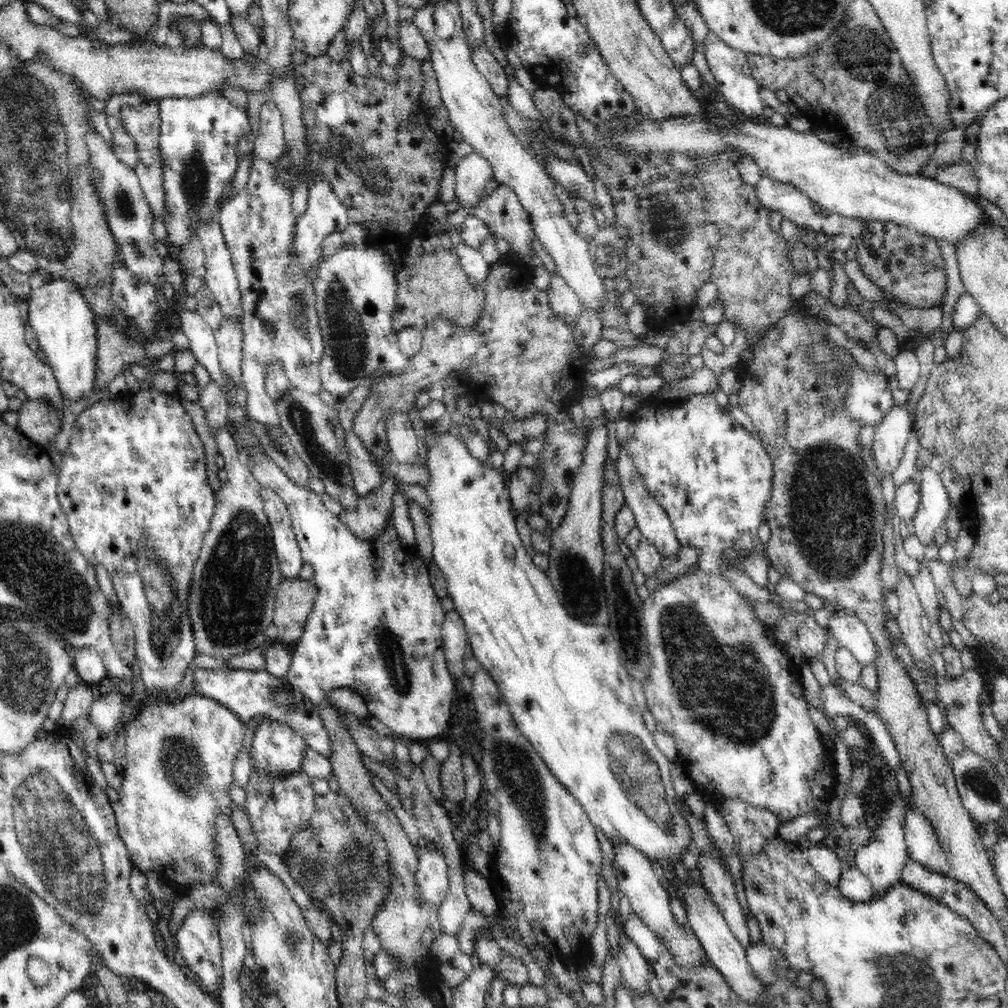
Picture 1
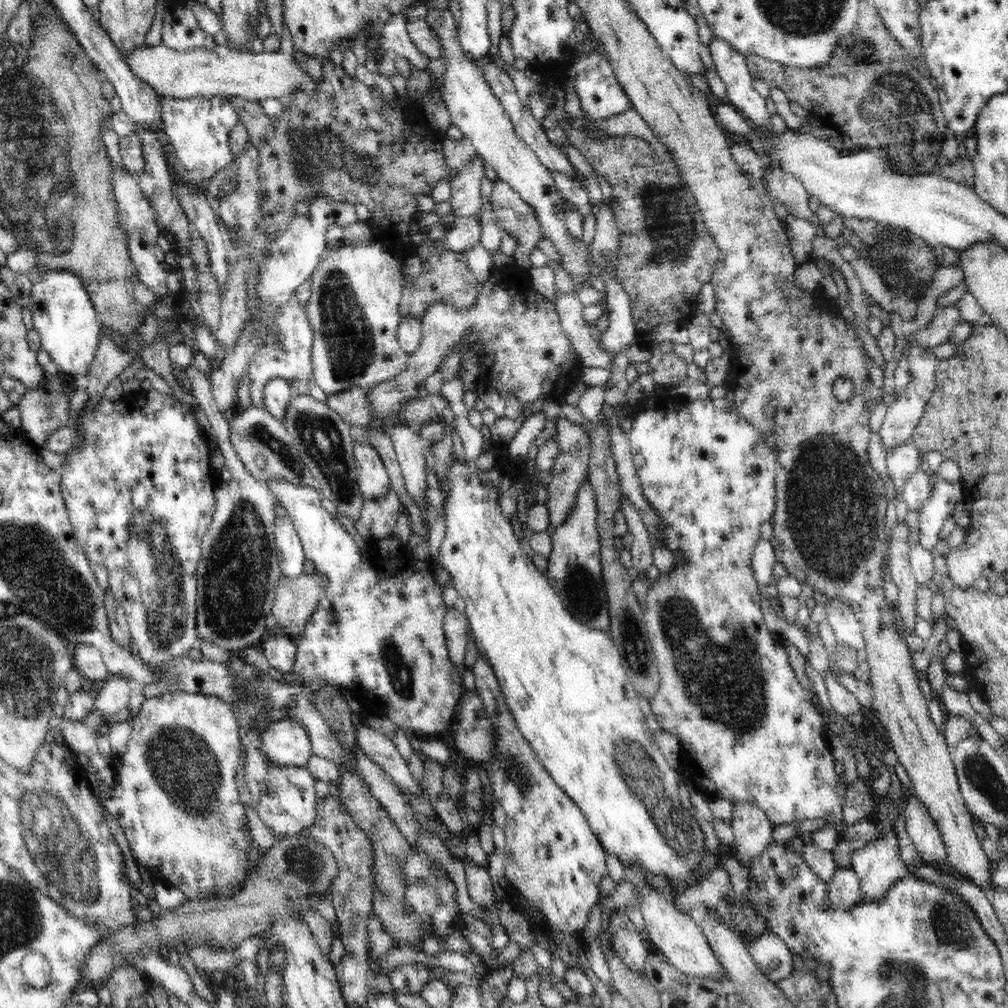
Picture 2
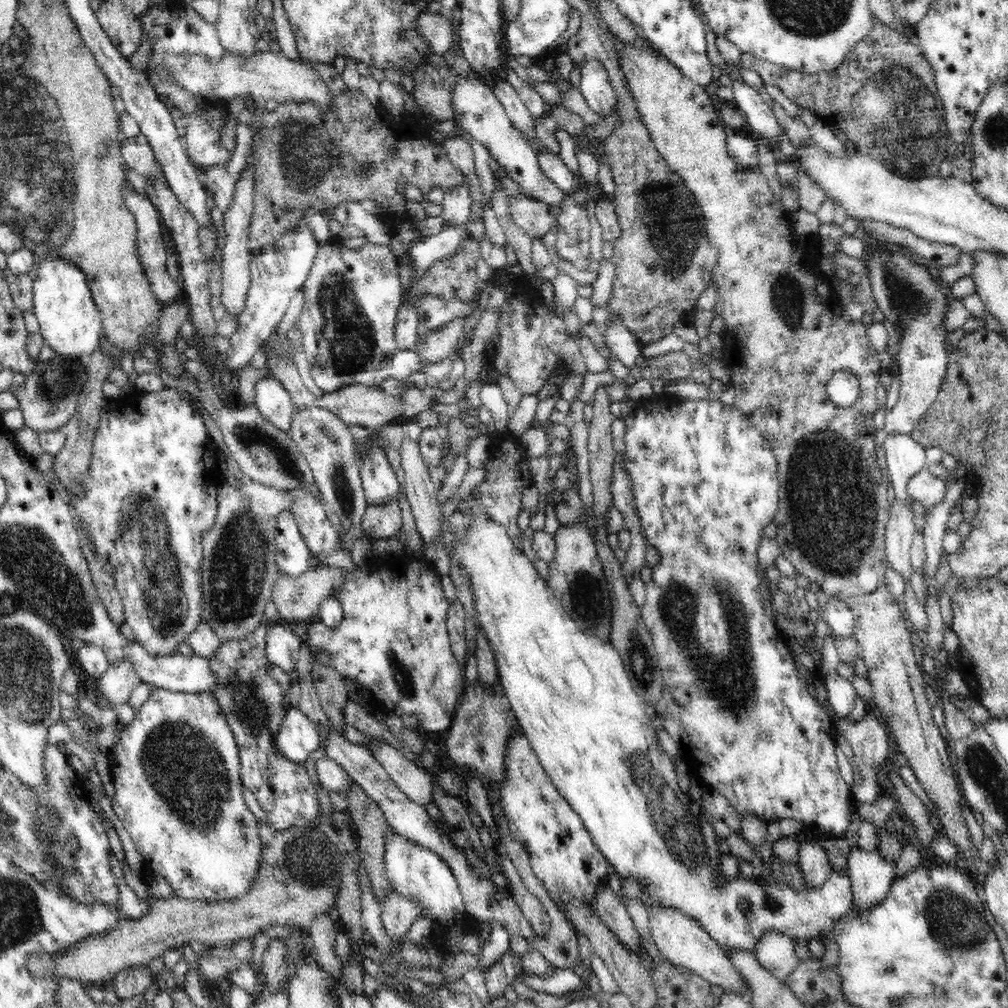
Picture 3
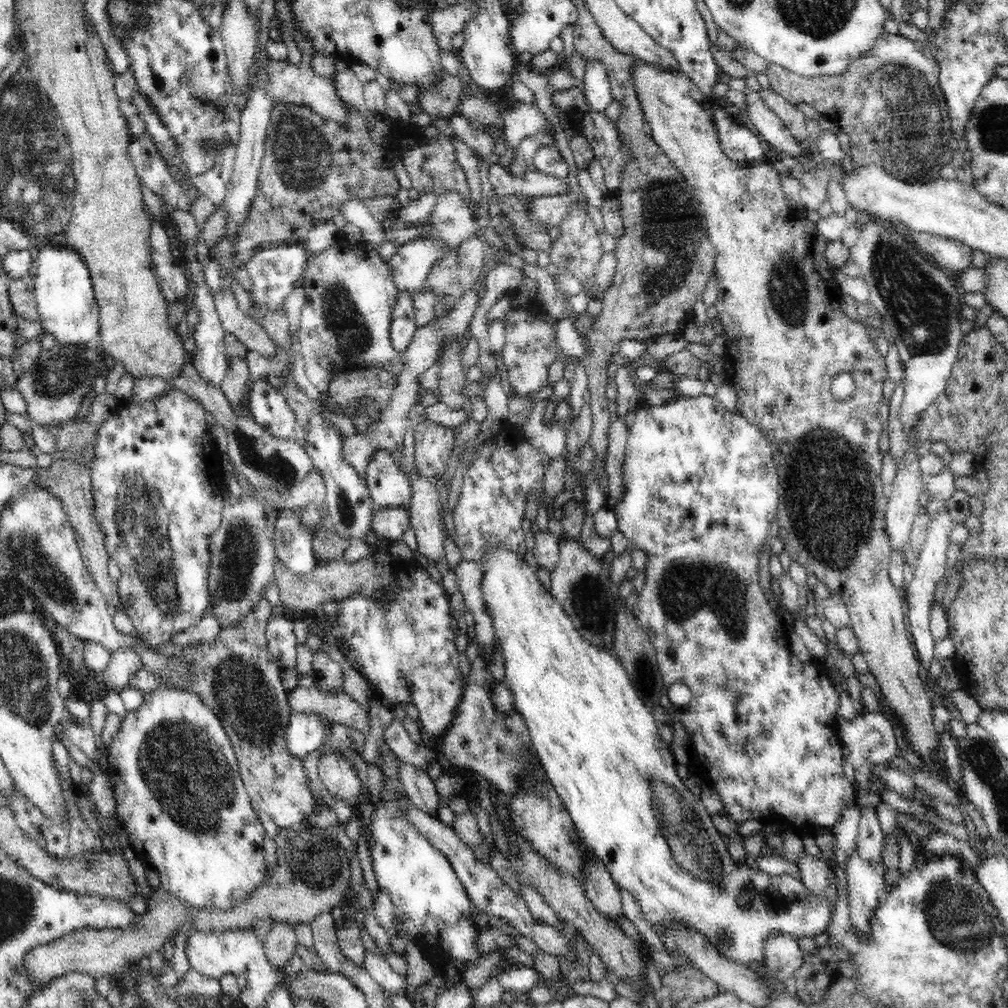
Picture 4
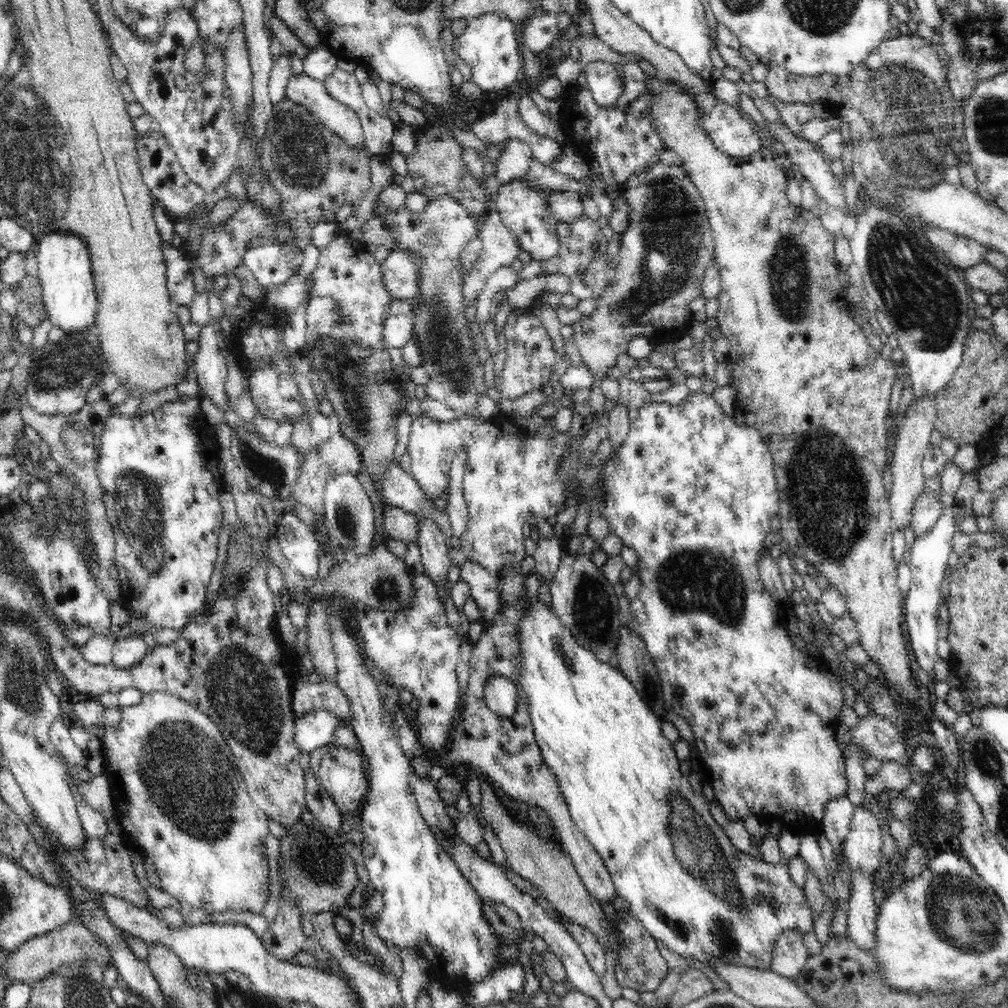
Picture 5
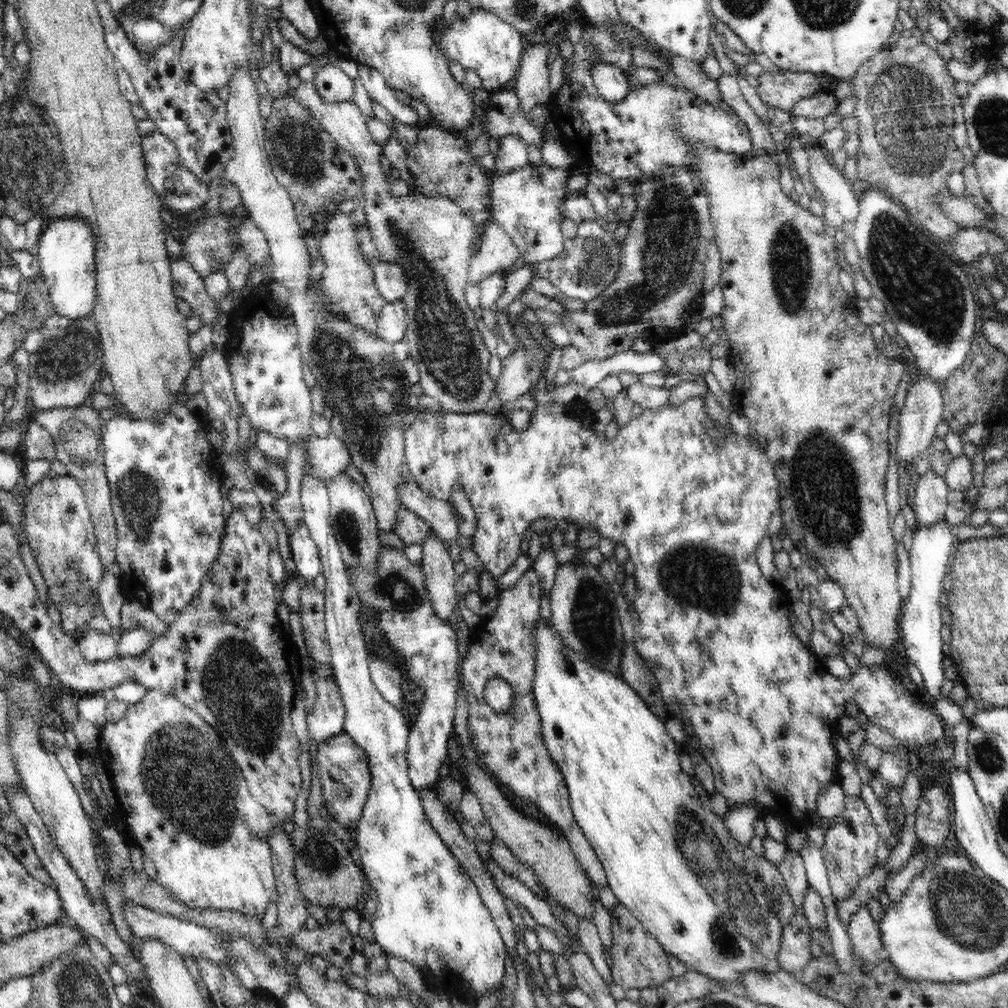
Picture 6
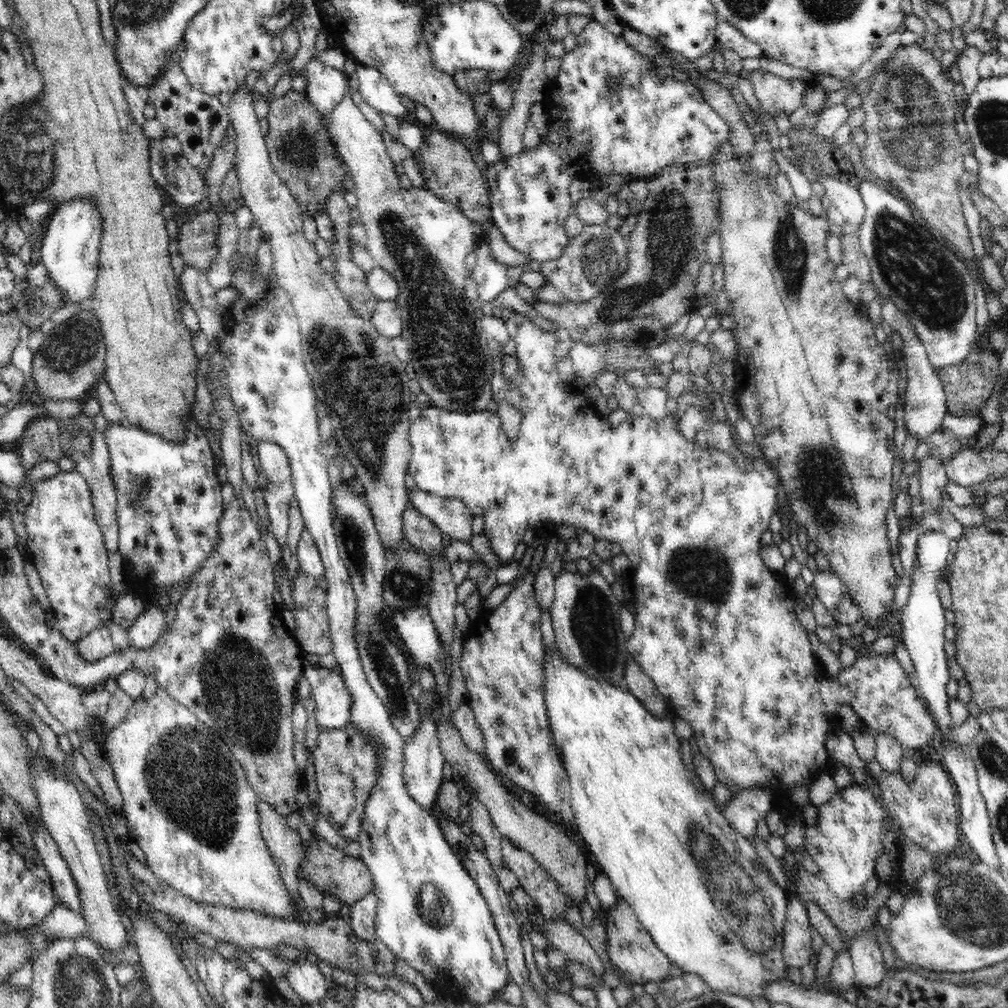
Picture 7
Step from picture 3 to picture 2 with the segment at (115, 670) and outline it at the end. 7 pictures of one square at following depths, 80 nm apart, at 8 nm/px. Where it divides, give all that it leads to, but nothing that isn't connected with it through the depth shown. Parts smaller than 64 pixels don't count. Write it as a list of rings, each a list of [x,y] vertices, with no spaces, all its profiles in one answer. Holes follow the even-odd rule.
[[[109,673],[105,679],[104,687],[100,690],[98,698],[94,700],[93,709],[102,714],[102,723],[112,726],[111,719],[114,714],[124,711],[129,706],[131,691],[134,684],[120,675]]]

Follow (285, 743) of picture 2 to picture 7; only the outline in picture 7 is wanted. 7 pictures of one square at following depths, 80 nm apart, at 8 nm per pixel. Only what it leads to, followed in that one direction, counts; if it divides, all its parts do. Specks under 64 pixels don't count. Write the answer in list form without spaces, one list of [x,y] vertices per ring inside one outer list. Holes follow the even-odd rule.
[[[305,664],[303,674],[312,688],[319,730],[336,730],[348,725],[350,695],[338,668]]]

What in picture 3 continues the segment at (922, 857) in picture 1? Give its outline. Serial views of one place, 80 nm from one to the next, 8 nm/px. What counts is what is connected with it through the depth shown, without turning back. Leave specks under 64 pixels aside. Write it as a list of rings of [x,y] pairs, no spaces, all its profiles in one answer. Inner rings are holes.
[[[890,770],[882,777],[886,777],[887,784],[892,786],[892,790],[897,795],[901,806],[911,820],[917,836],[923,841],[922,845],[928,850],[929,842],[939,833],[928,821],[930,811],[924,807],[924,803],[922,803],[920,798],[906,786],[906,782],[904,782],[900,773],[898,773],[898,770]]]

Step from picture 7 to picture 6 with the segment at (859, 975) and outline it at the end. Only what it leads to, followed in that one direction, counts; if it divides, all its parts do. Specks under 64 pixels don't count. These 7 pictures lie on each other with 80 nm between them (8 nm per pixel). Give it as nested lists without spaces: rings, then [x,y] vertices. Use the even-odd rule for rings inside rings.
[[[862,906],[856,914],[852,914],[846,927],[854,953],[860,957],[860,965],[868,974],[881,960],[880,932],[868,906]]]

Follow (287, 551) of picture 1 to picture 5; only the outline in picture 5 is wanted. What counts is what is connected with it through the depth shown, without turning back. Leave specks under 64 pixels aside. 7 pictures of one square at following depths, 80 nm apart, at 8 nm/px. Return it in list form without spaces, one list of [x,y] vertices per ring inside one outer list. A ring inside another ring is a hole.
[[[286,512],[279,521],[278,532],[280,552],[296,571],[304,578],[314,580],[318,576],[319,542],[308,528],[306,522],[298,519],[296,514]]]

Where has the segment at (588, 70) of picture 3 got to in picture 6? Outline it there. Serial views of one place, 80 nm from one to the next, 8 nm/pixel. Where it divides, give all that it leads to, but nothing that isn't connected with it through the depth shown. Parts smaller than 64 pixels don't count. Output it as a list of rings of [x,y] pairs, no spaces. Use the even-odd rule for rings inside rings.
[[[594,65],[592,77],[596,94],[600,95],[603,101],[615,103],[628,94],[627,76],[614,65]]]

